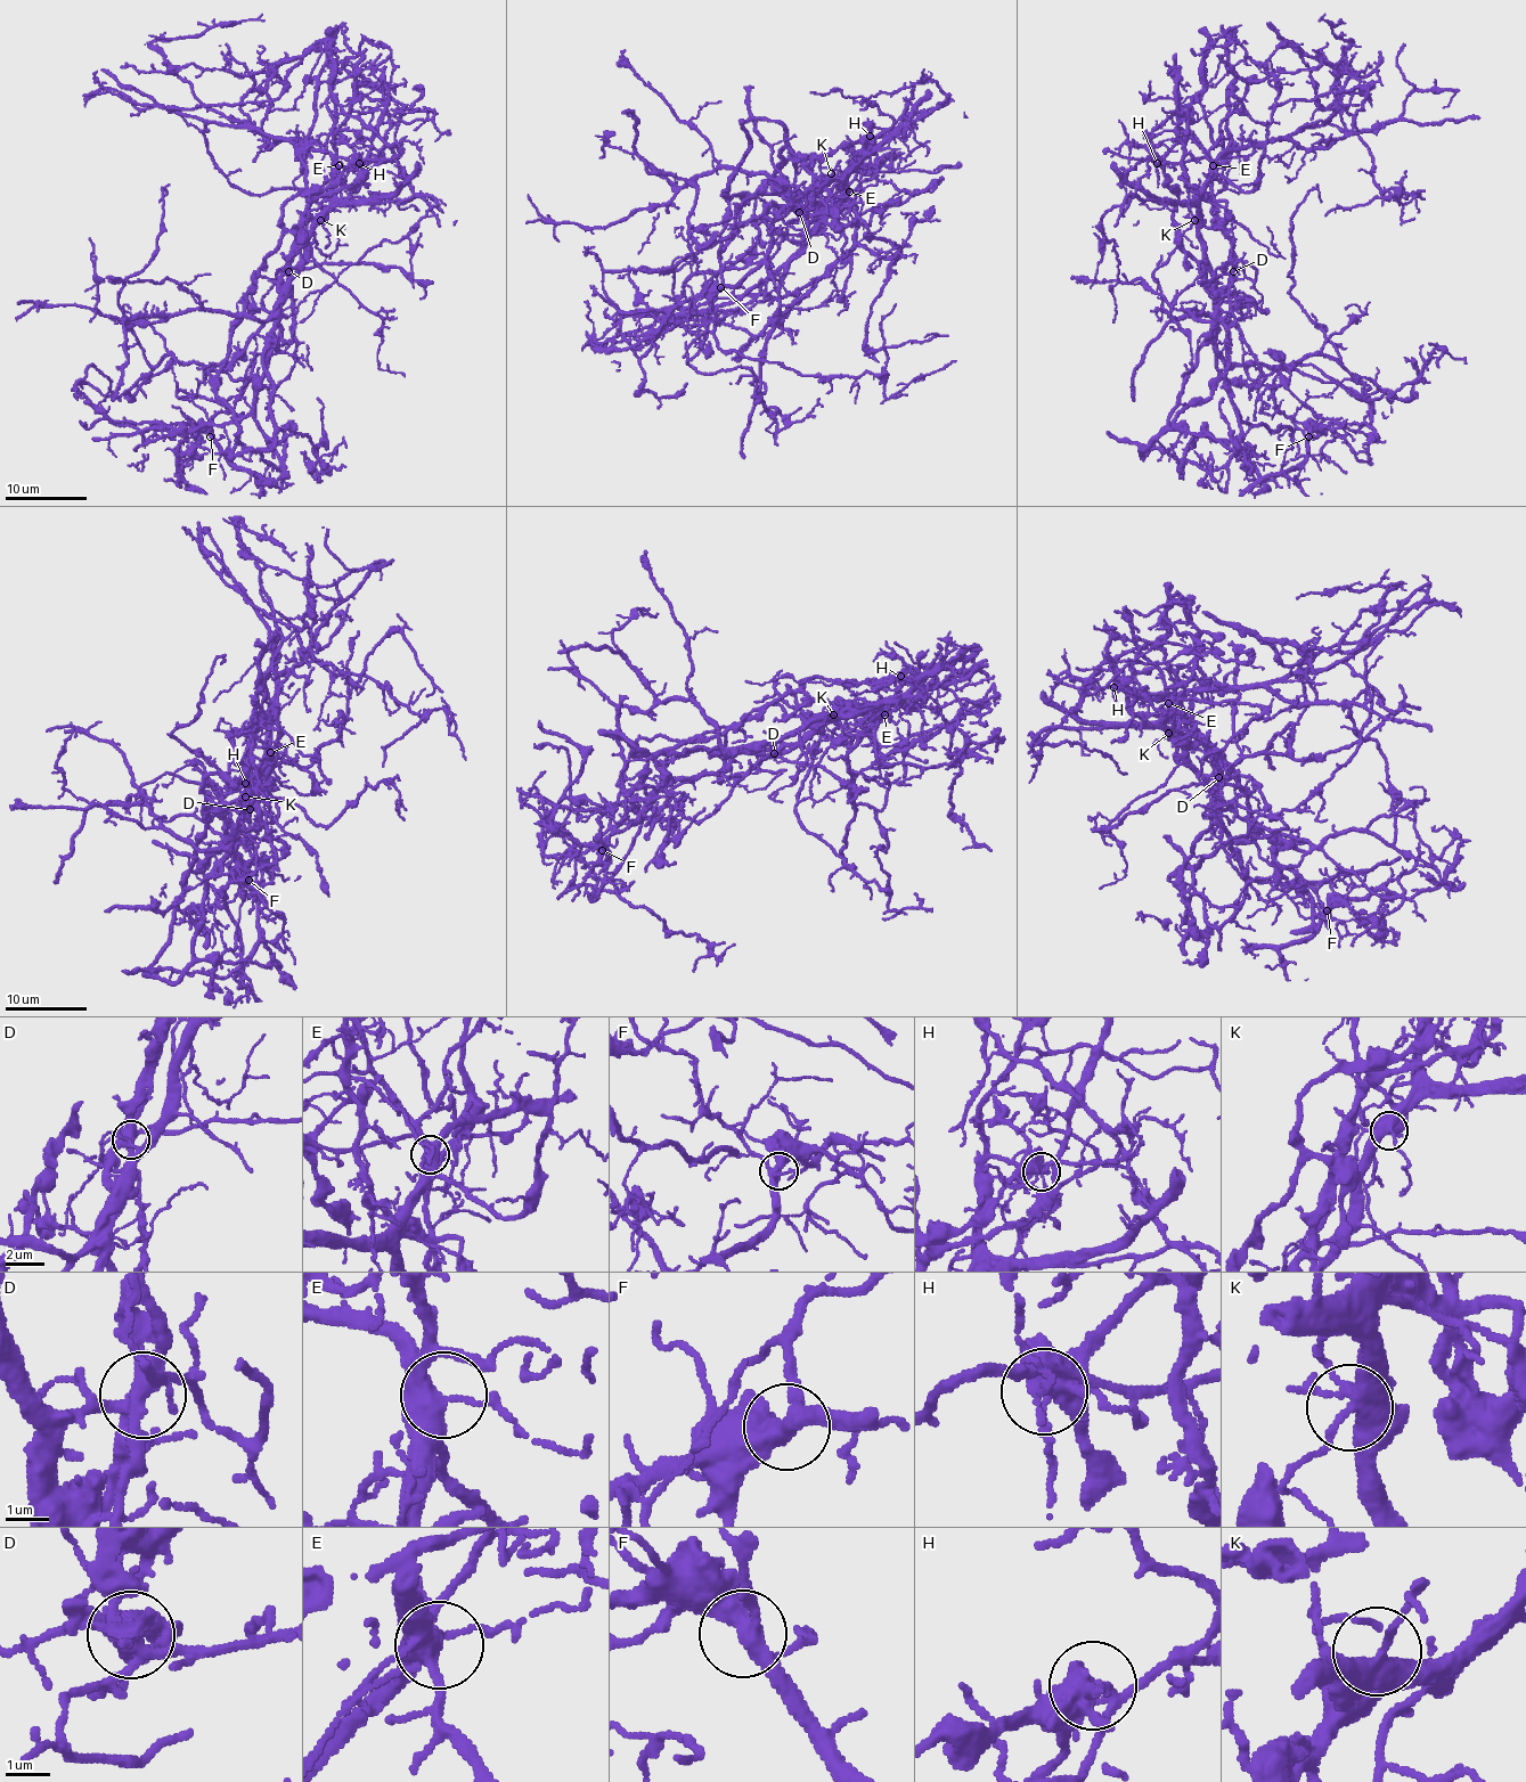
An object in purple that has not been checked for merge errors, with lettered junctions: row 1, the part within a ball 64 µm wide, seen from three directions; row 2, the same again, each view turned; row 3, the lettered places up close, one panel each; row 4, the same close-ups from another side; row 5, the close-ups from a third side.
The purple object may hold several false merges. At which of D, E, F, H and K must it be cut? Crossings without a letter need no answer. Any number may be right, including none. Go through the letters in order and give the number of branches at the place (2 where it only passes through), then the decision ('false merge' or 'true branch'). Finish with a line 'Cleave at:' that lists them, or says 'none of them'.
D: 6 branches meet; false merge
E: 4 branches meet; true branch
F: 4 branches meet; true branch
H: 5 branches meet; false merge
K: 4 branches meet; true branch
Cleave at: D, H

